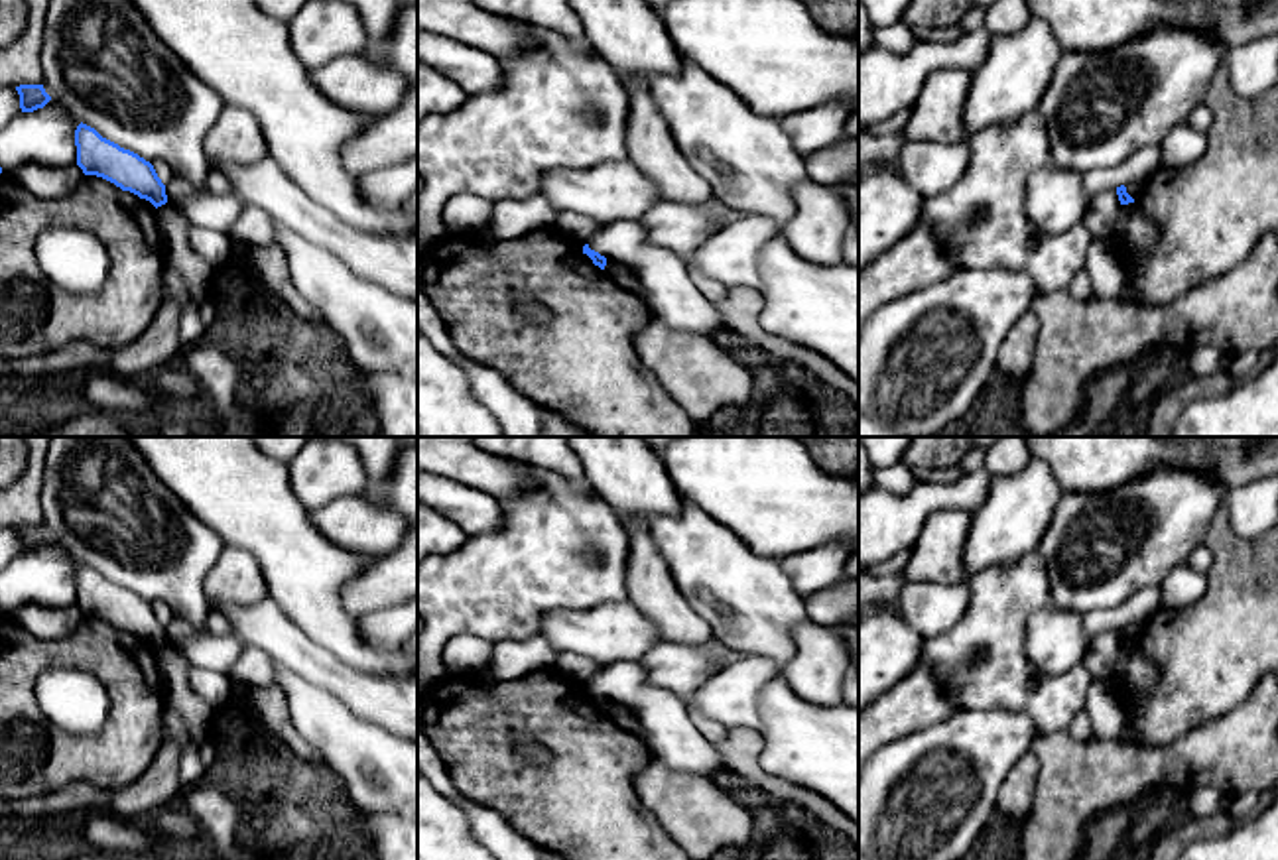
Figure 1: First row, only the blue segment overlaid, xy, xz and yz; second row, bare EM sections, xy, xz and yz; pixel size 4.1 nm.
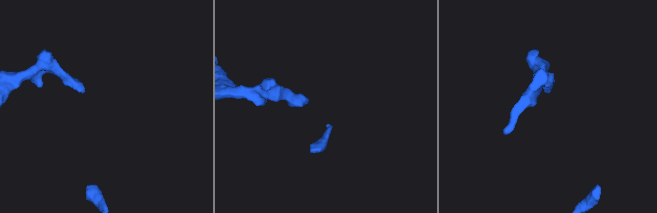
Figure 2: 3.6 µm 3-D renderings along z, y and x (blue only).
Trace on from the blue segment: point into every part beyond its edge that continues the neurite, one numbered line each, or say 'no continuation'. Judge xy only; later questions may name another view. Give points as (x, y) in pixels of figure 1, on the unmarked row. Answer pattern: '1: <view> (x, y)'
no continuation

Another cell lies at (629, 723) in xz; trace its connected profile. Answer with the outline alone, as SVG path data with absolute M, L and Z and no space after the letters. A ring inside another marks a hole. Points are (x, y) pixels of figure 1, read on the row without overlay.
M607 701L603 712L610 716L622 730L630 732L632 736L640 738L646 744L646 736L640 720L634 714L620 712L618 703Z

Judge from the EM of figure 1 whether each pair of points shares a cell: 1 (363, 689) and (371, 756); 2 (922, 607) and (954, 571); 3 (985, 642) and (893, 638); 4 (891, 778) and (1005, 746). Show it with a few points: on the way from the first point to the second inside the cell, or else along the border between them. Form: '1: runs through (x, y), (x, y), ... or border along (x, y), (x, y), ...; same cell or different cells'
1: border along (329, 693), (396, 737); different cells
2: border along (965, 579), (954, 583), (906, 583); different cells
3: border along (926, 638), (916, 664); different cells
4: runs through (918, 760), (963, 760), (977, 748); same cell

